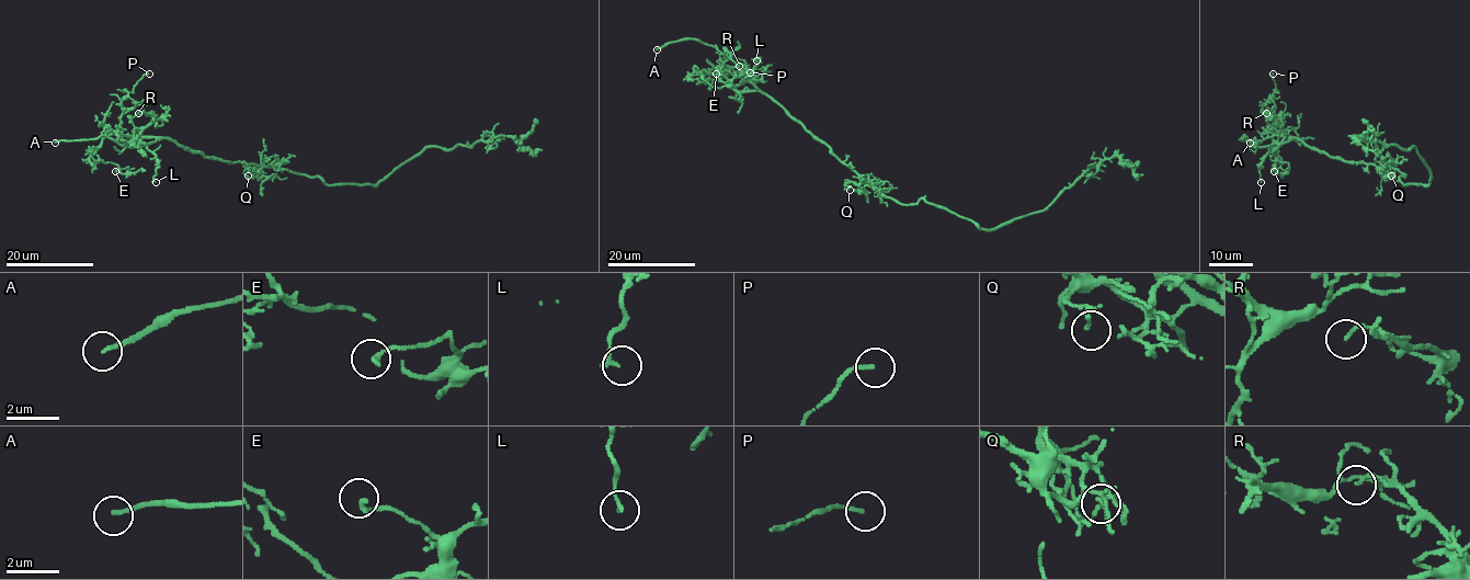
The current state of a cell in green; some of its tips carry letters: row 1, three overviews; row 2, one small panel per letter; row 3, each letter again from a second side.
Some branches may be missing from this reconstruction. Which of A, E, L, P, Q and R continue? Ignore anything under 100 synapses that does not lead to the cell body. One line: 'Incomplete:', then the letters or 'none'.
Incomplete: A

